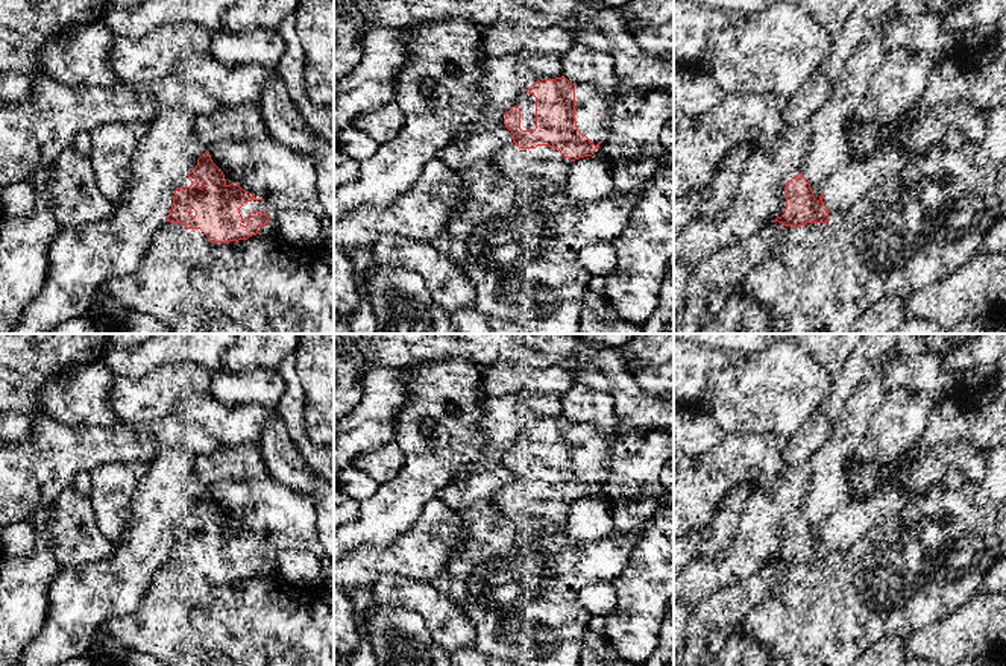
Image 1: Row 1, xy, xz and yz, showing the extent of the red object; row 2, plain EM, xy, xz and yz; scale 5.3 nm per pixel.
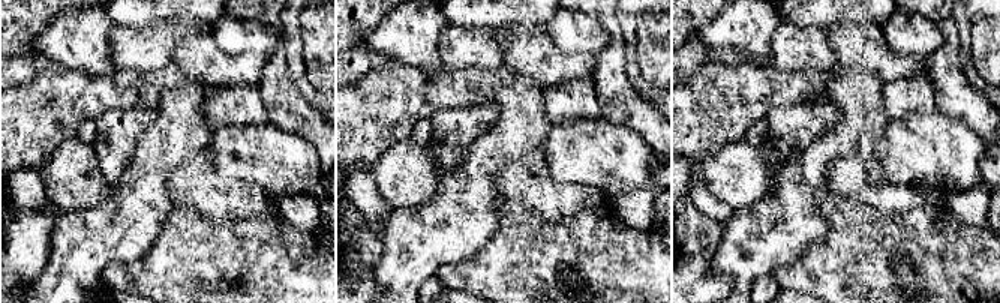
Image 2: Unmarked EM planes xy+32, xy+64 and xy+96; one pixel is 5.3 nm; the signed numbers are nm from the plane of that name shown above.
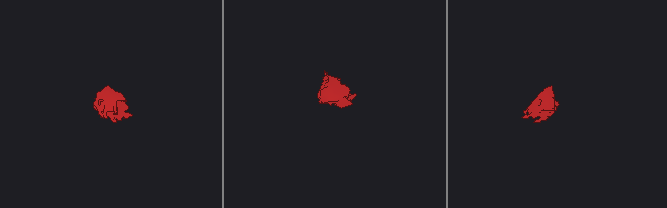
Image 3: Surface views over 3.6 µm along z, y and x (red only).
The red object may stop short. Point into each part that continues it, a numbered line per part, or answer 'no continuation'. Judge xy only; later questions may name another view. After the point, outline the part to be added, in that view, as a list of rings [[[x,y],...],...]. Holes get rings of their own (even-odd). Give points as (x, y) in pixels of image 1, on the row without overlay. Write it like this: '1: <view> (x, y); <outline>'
1: xy (255, 545); [[[252,540],[252,542],[246,542],[243,543],[243,546],[240,548],[240,554],[243,557],[243,566],[247,566],[247,555],[252,551],[264,551],[269,555],[269,563],[266,566],[259,566],[258,572],[259,573],[275,573],[278,572],[278,564],[276,564],[276,548],[273,545],[270,545],[267,540]]]

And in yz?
1: yz (859, 515); [[[895,481],[885,482],[863,498],[851,498],[827,517],[822,543],[828,551],[844,551],[860,532],[912,508],[918,499],[918,495],[910,495]]]

